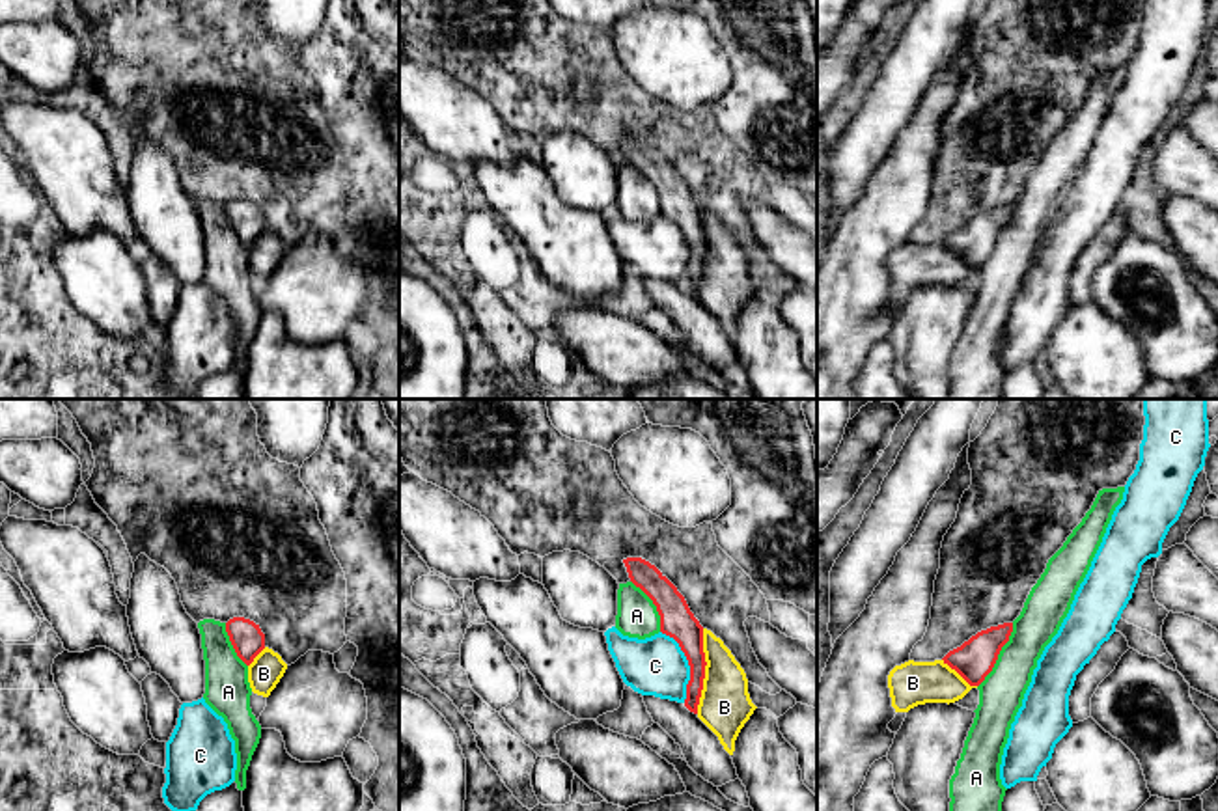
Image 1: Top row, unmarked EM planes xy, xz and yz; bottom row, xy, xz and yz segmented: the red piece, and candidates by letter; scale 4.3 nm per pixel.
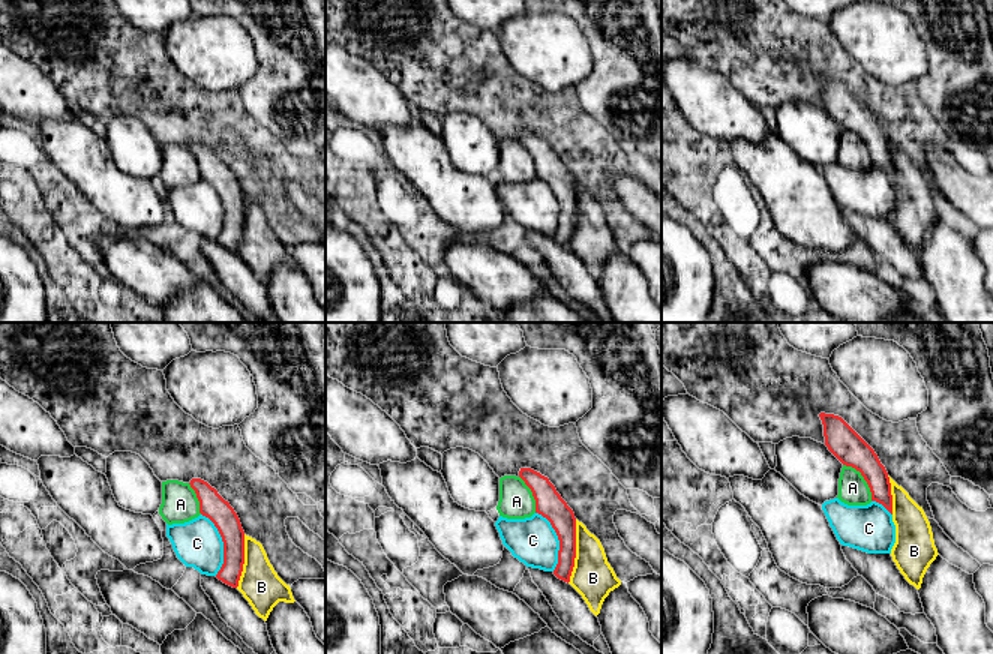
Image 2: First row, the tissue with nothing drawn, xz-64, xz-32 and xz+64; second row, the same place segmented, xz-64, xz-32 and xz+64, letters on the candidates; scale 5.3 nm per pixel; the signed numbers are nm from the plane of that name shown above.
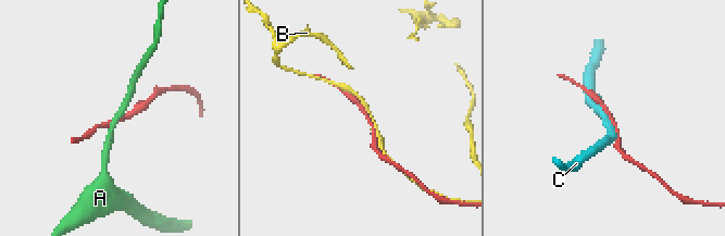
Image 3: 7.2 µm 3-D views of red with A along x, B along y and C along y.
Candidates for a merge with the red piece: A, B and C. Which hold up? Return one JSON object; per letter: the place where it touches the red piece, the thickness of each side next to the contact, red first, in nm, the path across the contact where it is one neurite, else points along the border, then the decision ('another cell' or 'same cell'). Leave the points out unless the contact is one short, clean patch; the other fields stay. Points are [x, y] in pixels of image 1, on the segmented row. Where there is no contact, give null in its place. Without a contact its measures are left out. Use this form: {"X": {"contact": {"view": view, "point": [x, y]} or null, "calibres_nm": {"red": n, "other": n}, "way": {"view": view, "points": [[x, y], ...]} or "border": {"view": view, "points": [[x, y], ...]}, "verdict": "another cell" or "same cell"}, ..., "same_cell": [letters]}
{"A": {"contact": {"view": "yz", "point": [998, 653]}, "calibres_nm": {"red": 170, "other": 190}, "verdict": "another cell"}, "B": {"contact": {"view": "xz", "point": [704, 672]}, "calibres_nm": {"red": 150, "other": 220}, "verdict": "same cell"}, "C": {"contact": {"view": "xz", "point": [689, 664]}, "calibres_nm": {"red": 150, "other": 260}, "verdict": "another cell"}, "same_cell": ["B"]}

